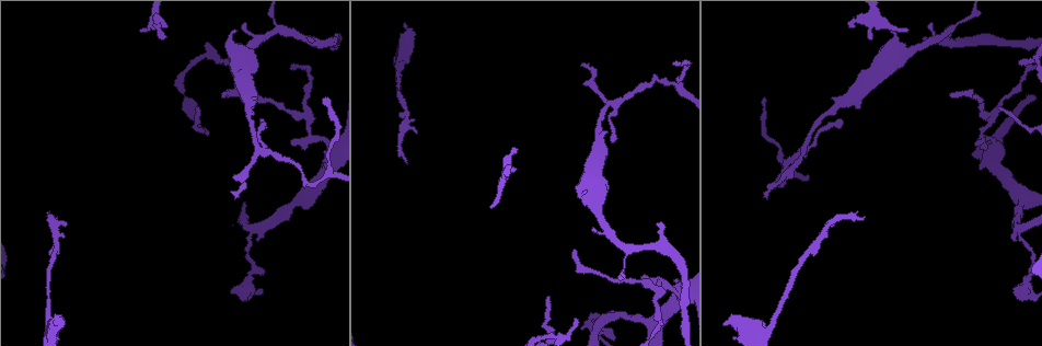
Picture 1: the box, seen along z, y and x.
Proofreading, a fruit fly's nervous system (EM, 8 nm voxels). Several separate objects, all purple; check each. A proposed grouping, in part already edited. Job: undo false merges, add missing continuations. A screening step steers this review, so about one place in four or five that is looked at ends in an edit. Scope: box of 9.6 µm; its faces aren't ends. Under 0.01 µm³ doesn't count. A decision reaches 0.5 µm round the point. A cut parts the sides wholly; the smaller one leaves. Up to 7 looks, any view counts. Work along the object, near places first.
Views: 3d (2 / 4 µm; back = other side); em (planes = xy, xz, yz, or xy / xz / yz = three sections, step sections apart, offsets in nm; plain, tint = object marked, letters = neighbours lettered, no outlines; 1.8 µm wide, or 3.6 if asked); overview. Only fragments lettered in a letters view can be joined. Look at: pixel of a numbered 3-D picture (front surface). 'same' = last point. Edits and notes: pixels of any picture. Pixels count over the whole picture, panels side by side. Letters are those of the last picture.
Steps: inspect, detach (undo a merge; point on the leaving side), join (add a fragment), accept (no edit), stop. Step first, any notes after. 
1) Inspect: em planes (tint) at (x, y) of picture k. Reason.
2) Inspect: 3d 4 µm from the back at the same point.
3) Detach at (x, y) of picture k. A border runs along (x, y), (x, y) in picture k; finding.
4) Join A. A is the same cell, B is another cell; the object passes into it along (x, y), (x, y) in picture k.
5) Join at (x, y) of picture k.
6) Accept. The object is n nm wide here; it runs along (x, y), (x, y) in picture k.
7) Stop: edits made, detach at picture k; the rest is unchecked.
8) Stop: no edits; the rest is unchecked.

Inspect: em planes (letters) at (235, 32) of picture 1. Free end.

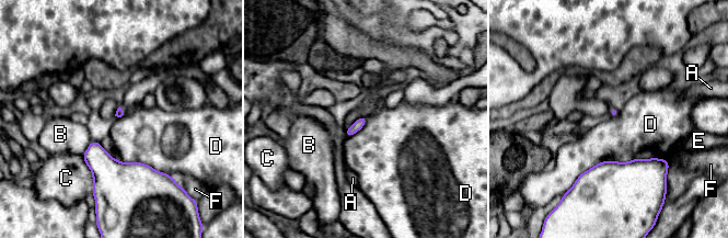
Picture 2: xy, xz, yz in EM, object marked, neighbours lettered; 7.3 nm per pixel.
Accept. The longest contact is with D, 420 nm; A, B, C, D, E and F are other cells; no lettered fragment goes on from it.

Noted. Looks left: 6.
Inspect: em yz step 16 (tint) at (907, 30) of picture 1. Branch stops here.

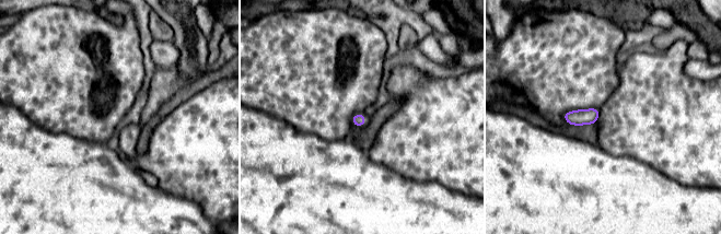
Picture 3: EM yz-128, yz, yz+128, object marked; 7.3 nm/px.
Inspect: em xz step 16 (letters) at the same point.

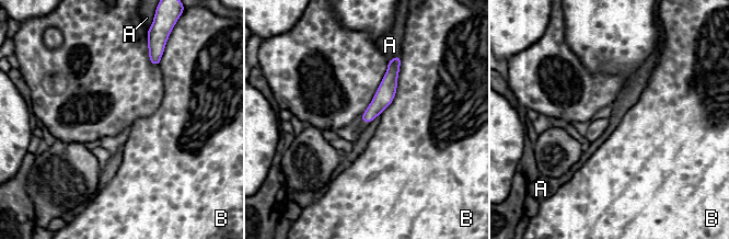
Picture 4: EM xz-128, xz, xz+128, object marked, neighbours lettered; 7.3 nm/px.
Accept. A and B are other cells; it runs along (396, 60), (385, 94), (366, 120) in picture 4; none of them fits.

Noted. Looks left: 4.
Inspect: 3d 2 µm at (54, 322) of picture 1. An open end.

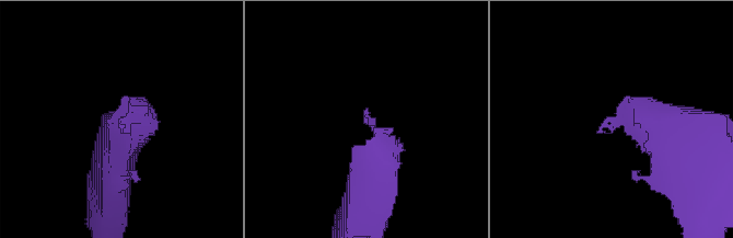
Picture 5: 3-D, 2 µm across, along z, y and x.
Inspect: em planes (tint) at (119, 123) of picture 5.

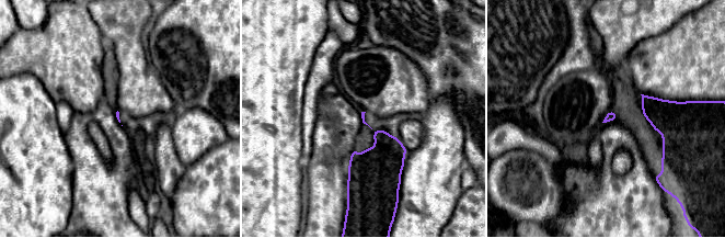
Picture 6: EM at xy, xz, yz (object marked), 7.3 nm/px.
Inspect: em planes (letters) at the same point. What lies round it.

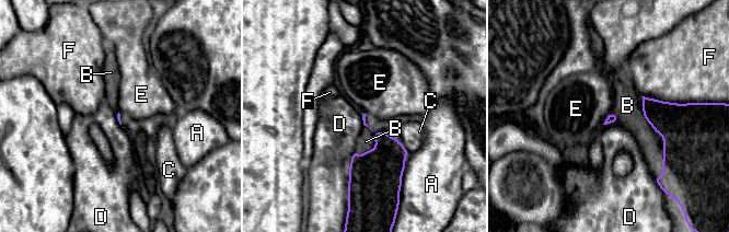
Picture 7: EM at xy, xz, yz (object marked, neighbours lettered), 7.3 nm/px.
Join B. The longest contact is with B, 600 nm; B is the same cell, A, C, D, E and F are other cells; it goes on there.

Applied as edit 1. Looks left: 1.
Stop: edits made, join at picture 7; the rest is unchecked.

